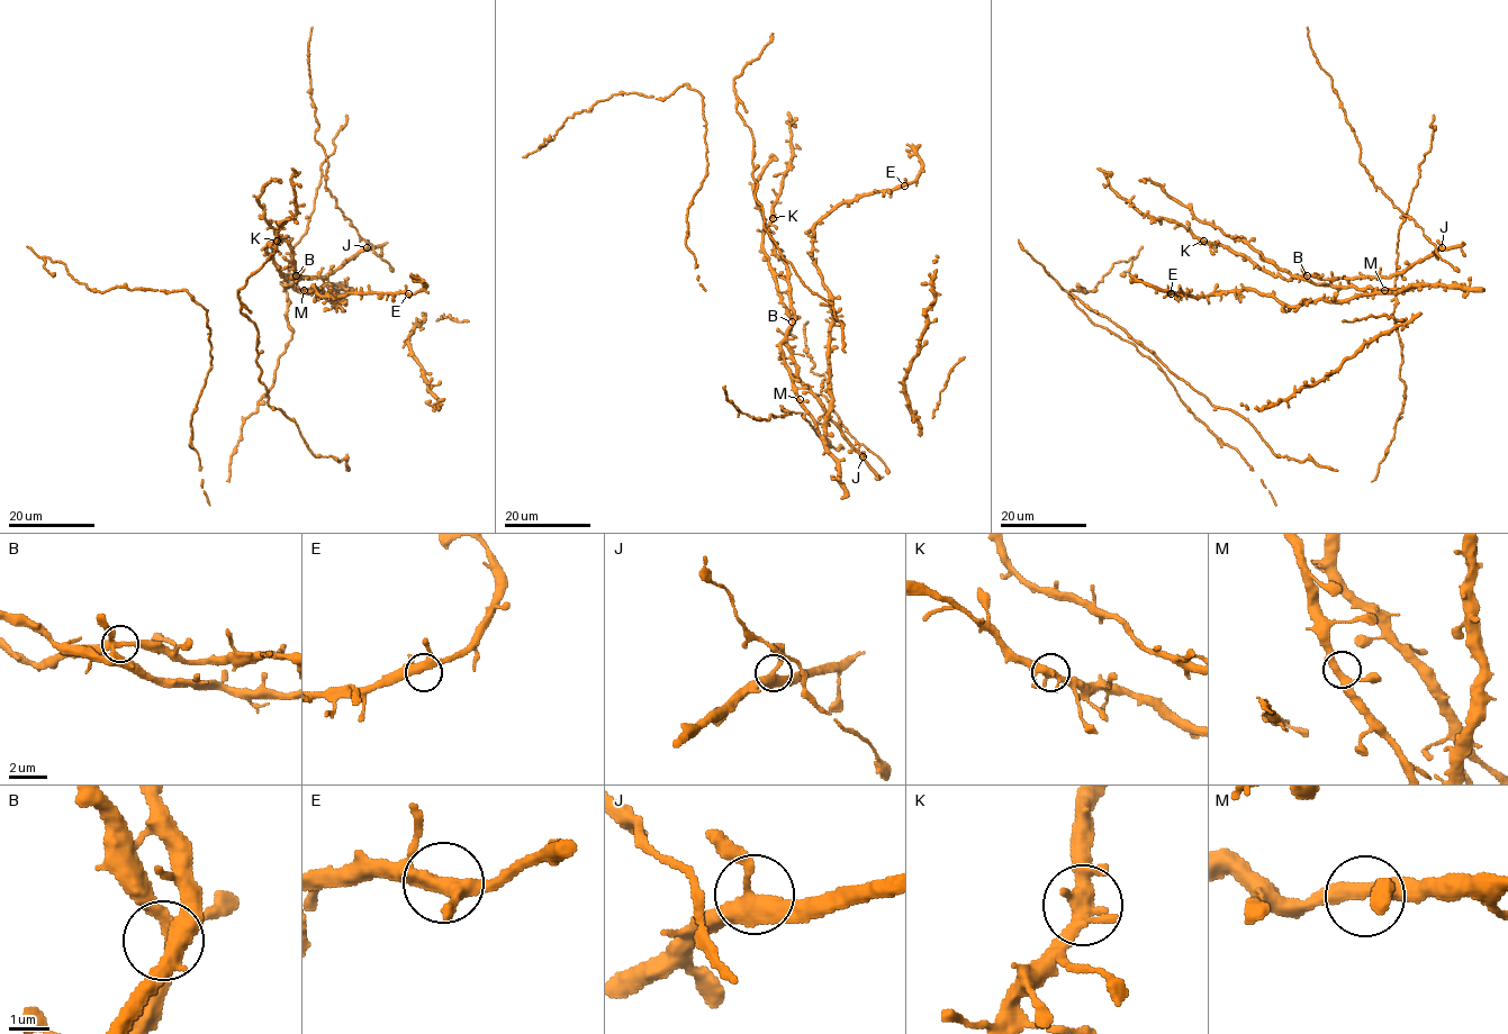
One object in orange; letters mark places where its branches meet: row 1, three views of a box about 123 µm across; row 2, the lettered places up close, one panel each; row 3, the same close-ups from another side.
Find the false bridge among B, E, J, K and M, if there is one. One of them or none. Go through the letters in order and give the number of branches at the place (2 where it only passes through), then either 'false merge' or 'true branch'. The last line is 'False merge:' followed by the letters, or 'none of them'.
B: 4 | true branch
E: 4 | true branch
J: 3 | true branch
K: 4 | true branch
M: 3 | true branch
False merge: none of them

